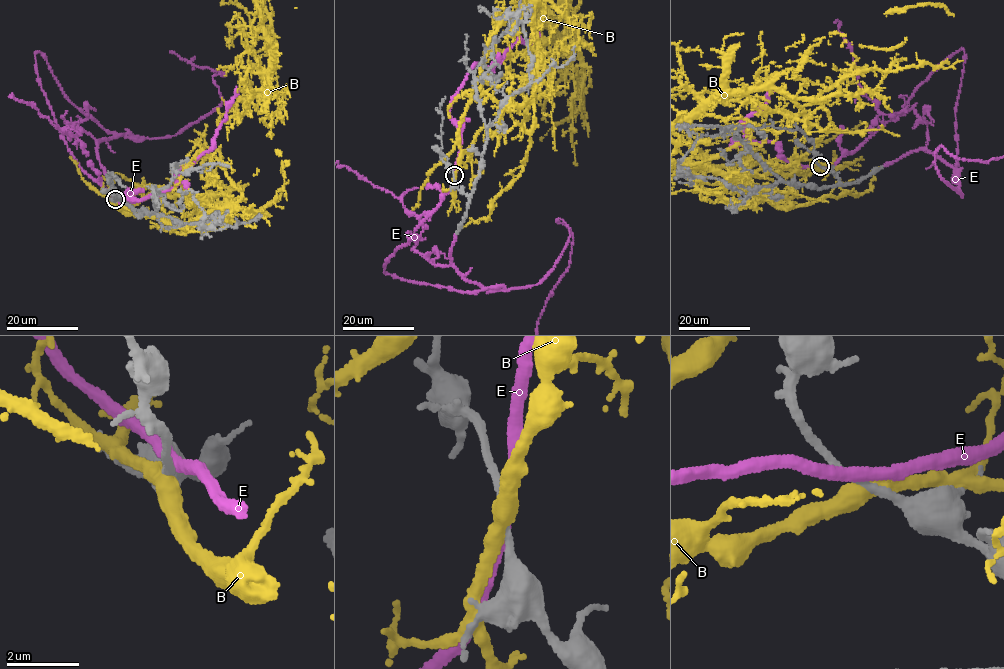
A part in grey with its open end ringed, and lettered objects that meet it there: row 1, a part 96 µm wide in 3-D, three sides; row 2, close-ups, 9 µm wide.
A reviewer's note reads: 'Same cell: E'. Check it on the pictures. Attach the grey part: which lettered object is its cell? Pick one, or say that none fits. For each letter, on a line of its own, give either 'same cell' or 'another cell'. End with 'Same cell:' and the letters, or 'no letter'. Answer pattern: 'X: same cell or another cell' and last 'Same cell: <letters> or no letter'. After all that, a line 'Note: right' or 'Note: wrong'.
B: another cell
E: same cell
Same cell: E
Note: right

